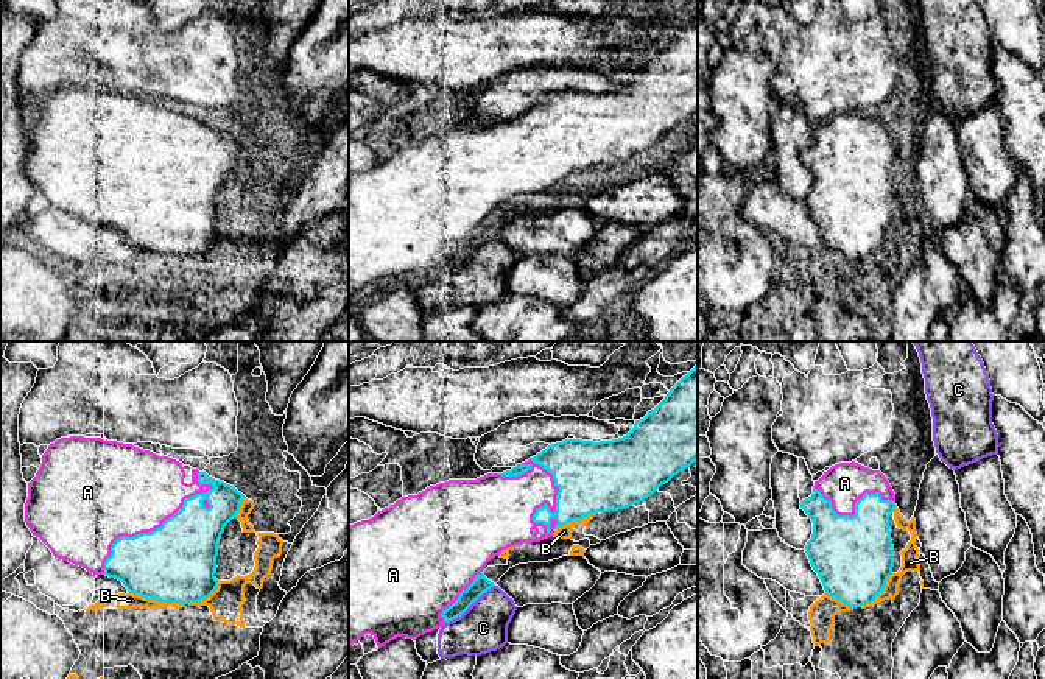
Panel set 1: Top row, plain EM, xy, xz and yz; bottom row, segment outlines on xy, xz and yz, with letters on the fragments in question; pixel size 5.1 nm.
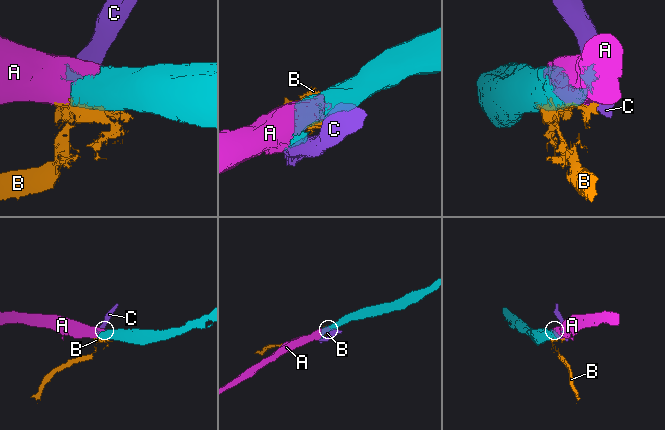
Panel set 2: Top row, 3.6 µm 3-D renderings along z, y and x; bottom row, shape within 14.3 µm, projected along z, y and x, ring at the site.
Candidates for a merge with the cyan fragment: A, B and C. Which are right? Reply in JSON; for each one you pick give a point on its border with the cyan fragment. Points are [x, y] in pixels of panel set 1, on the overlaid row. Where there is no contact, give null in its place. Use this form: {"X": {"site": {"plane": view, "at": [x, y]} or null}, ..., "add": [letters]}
{"A": {"site": {"plane": "xz", "at": [553, 477]}}, "add": ["A"]}

